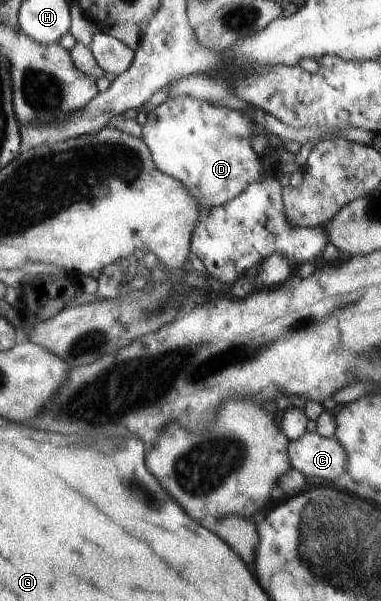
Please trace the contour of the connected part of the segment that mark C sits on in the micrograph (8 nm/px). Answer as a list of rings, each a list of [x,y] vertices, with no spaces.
[[[305,432],[299,440],[289,441],[287,456],[291,462],[291,469],[303,472],[308,480],[313,482],[323,482],[333,485],[334,480],[347,470],[347,452],[339,440],[333,438],[323,438],[319,434]]]

